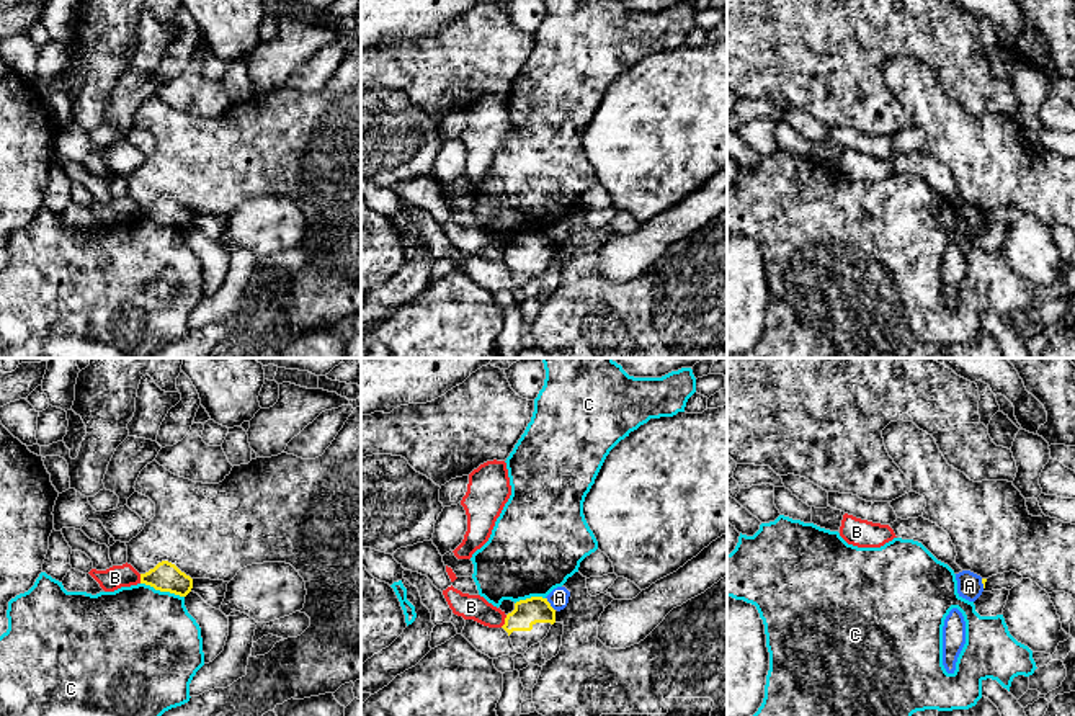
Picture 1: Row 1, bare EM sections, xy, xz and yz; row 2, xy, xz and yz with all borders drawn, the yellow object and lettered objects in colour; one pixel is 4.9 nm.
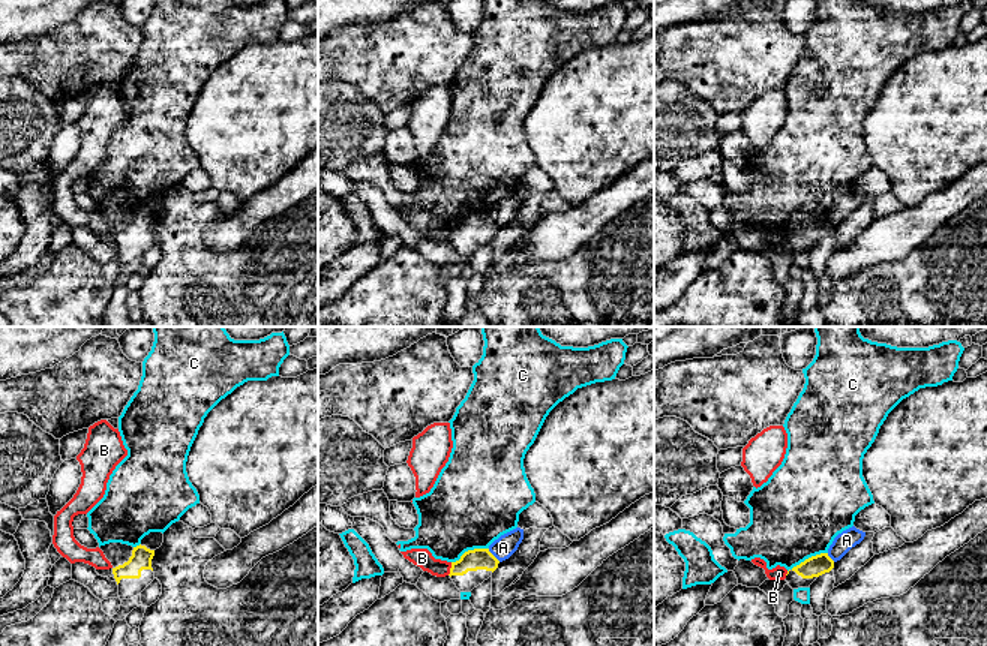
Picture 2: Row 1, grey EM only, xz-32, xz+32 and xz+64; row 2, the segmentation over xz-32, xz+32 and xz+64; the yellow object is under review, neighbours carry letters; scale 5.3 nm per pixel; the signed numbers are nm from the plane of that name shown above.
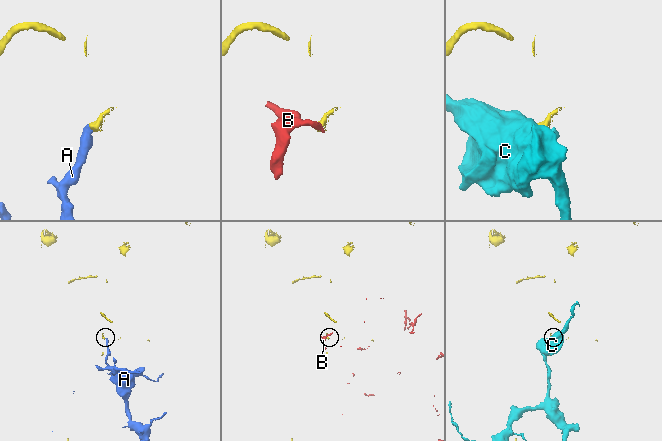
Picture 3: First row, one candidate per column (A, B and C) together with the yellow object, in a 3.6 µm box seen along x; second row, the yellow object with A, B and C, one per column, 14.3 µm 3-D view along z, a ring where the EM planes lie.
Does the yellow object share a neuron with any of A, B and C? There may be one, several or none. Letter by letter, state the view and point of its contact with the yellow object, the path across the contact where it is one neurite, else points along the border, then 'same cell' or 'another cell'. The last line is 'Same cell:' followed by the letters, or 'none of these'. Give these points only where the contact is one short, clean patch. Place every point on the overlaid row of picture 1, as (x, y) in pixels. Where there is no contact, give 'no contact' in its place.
A: contact xz (549, 604); border xz (546, 597), (554, 610); another cell
B: contact xz (505, 622); another cell
C: contact xy (162, 590); border xy (141, 582), (183, 597); another cell
Same cell: none of these

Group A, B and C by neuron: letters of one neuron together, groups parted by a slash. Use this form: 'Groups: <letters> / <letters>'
Groups: A / B / C

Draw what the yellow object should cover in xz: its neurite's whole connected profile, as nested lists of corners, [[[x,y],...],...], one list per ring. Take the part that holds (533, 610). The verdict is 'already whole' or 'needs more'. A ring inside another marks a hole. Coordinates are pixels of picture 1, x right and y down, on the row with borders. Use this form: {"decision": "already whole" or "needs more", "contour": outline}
{"decision": "needs more", "contour": [[[531,597],[515,603],[515,610],[506,615],[502,626],[518,654],[524,654],[531,646],[541,642],[555,623],[555,610],[547,598]]]}

